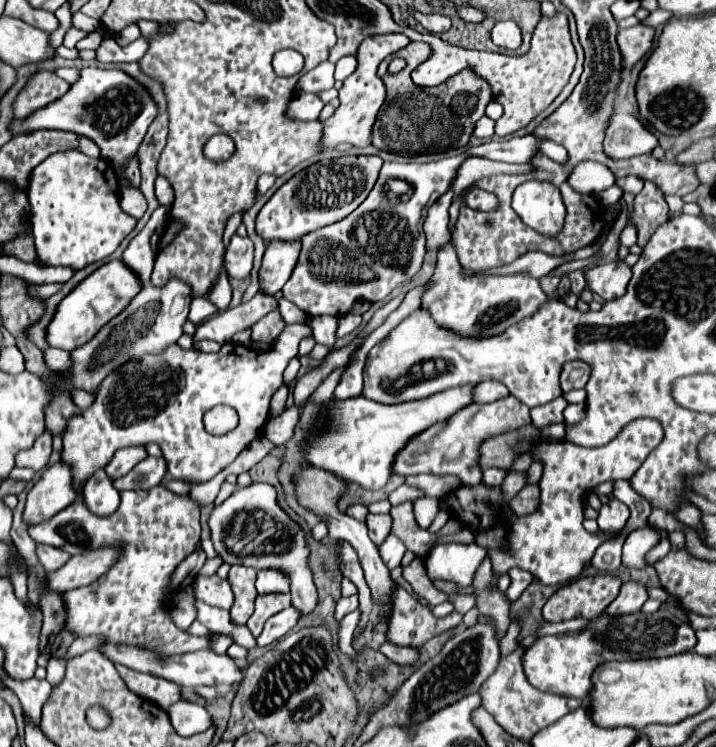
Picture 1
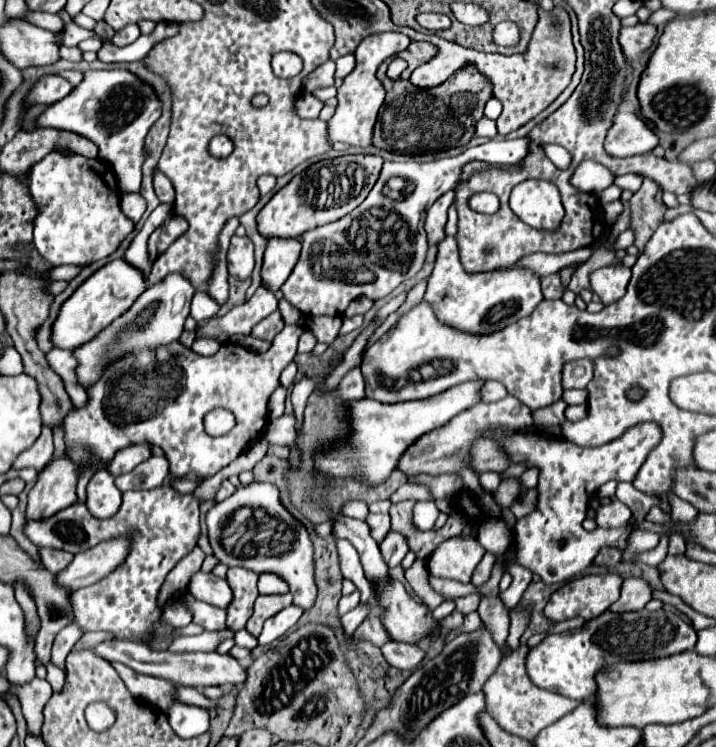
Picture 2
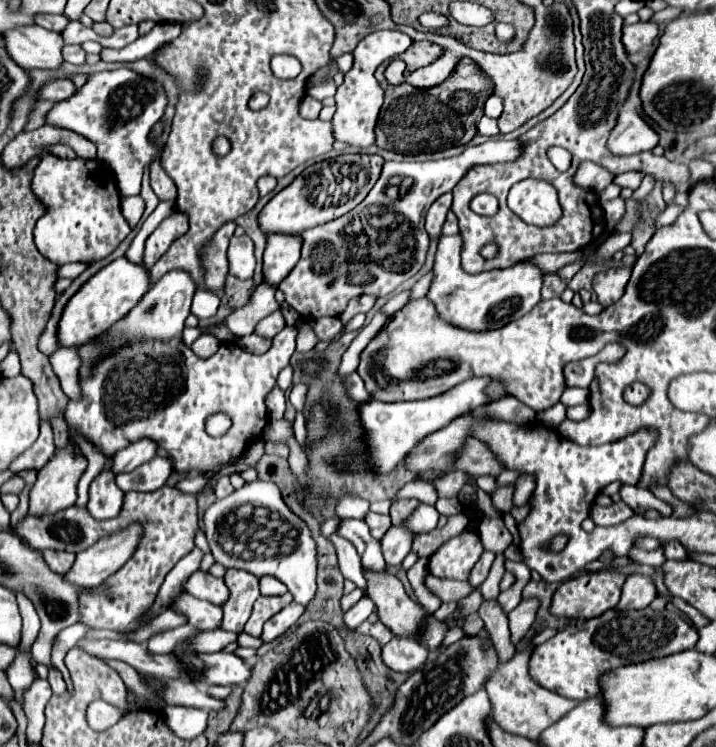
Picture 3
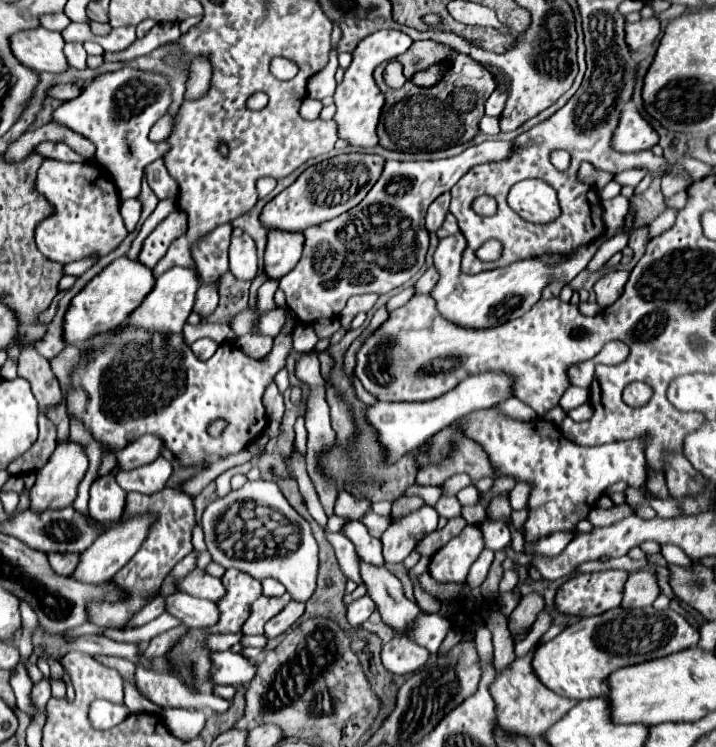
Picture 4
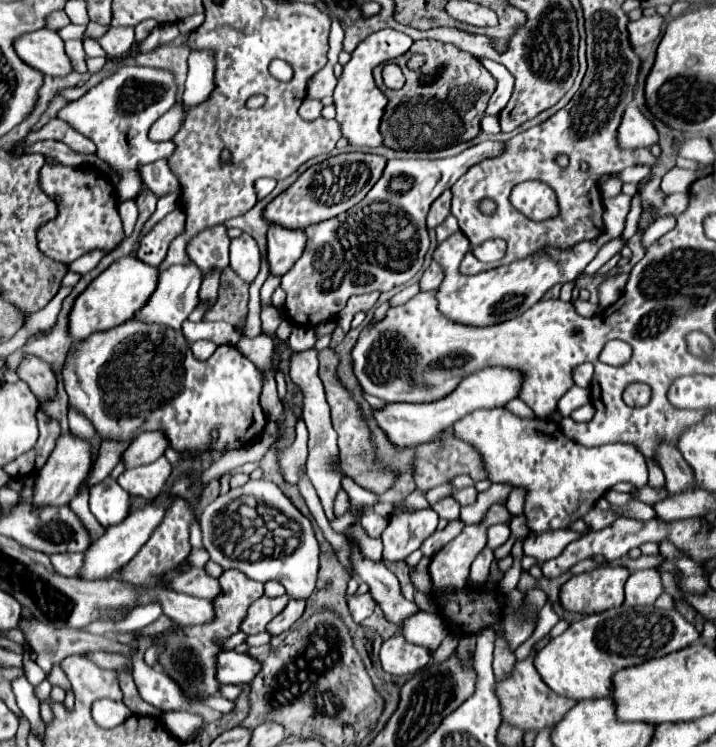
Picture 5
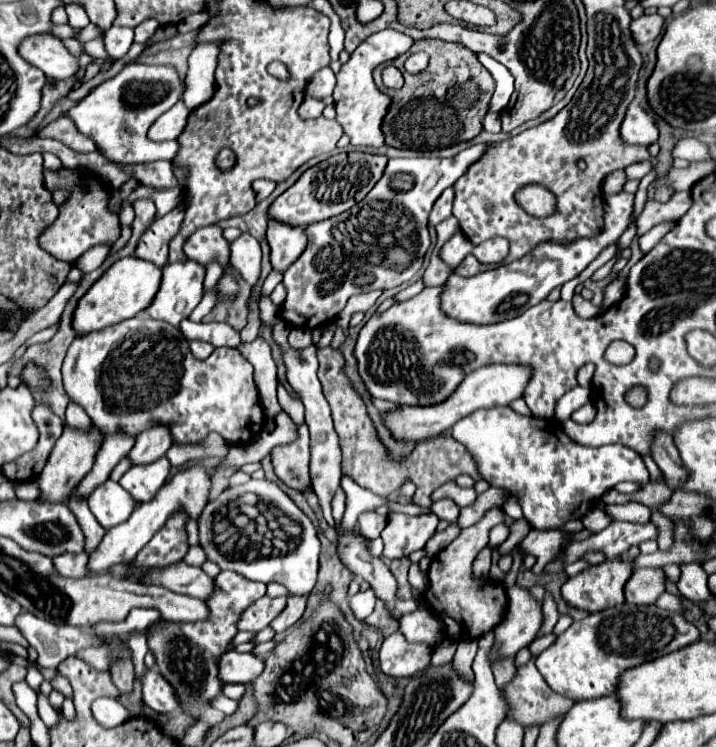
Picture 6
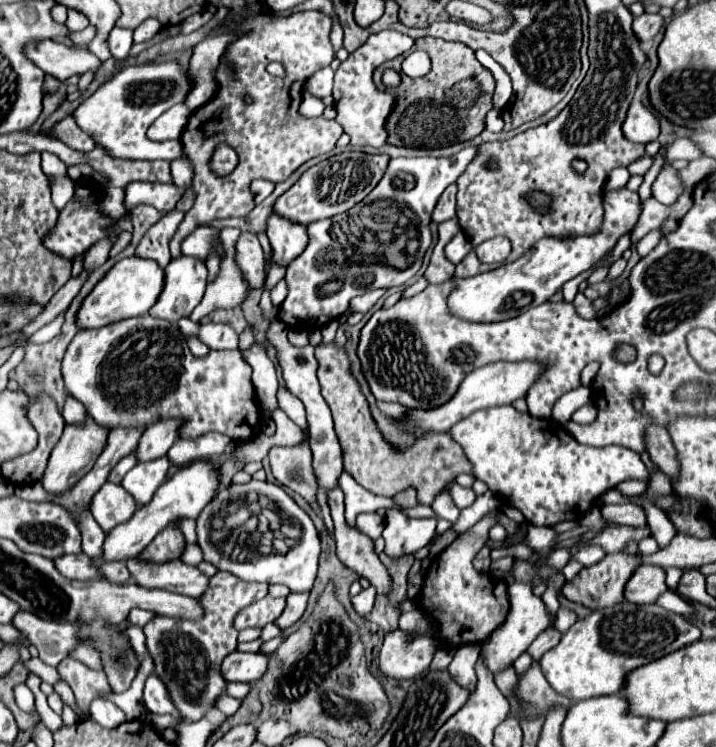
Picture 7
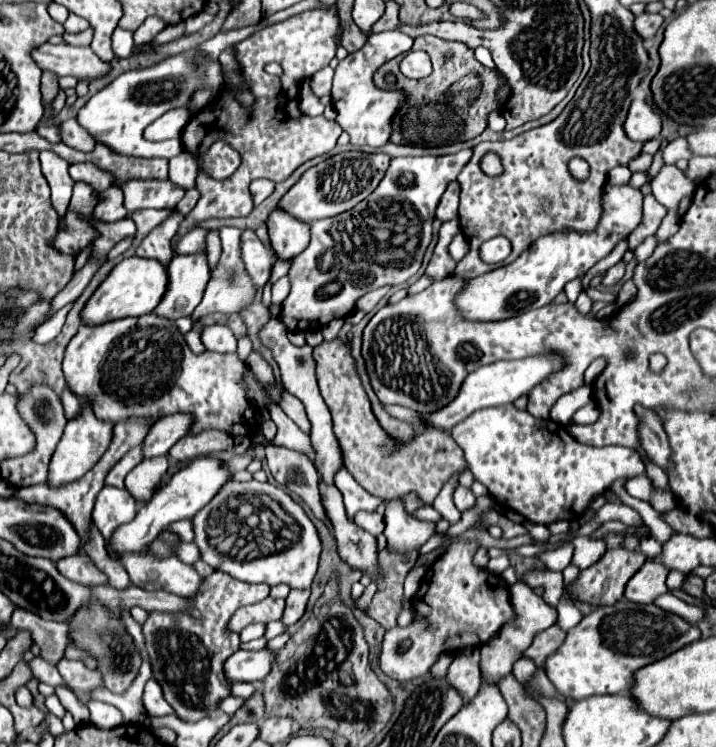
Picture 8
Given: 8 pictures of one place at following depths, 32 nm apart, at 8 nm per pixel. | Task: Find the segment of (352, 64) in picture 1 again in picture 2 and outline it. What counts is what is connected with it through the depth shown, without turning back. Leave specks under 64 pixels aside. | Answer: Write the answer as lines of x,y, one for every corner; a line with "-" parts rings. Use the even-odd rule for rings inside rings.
346,54
346,56
338,58
338,60
336,60
336,78
348,76
348,74
354,70
354,66
356,66
356,60
354,60
352,54

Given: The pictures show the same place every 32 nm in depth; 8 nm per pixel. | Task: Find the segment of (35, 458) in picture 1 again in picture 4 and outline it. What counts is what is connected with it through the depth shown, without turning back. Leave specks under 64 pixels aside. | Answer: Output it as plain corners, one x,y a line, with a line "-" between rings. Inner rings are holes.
40,416
38,424
40,424
40,436
38,436
36,444
28,452
24,452
24,456
18,456
8,466
10,474
18,476
18,474
24,474
24,472
32,472
32,470
38,472
48,462
48,458
52,456
56,428
54,428
54,424
46,416

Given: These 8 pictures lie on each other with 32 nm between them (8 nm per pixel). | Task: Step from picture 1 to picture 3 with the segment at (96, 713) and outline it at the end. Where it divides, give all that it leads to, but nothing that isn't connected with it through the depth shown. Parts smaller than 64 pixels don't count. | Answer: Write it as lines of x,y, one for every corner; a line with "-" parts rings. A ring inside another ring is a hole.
94,700
90,704
90,714
88,714
88,724
92,730
106,730
114,726
120,720
122,712
114,706
110,706
104,700

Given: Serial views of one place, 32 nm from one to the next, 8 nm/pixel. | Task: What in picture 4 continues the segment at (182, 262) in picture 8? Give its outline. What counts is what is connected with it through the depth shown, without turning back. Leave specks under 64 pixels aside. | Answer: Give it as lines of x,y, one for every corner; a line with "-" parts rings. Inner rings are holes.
172,268
172,270
164,272
156,280
152,292
144,298
144,302
126,318
124,326
142,328
150,334
154,334
154,332
158,332
158,334
182,334
182,326
192,312
194,294
196,294
198,286
200,284
198,284
196,274
188,268

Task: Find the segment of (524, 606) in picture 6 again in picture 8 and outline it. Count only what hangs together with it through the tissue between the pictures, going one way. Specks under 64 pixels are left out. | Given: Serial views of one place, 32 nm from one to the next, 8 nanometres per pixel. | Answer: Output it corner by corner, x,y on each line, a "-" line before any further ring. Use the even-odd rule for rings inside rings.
516,582
514,586
510,586
510,600
514,608
514,618
508,624
504,624
490,642
480,646
480,668
484,670
488,680
492,680
492,684
496,684
502,676
506,676
512,670
512,664
524,654
524,650
532,644
538,632
550,628
556,622
556,610
550,608
542,600
542,596
534,594
534,590
524,582

